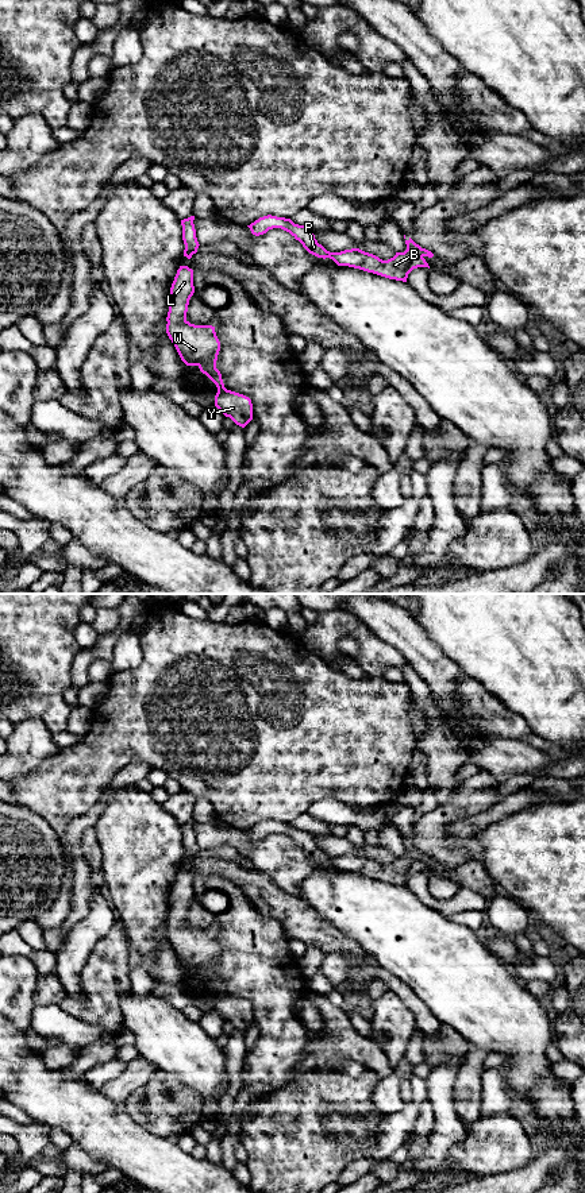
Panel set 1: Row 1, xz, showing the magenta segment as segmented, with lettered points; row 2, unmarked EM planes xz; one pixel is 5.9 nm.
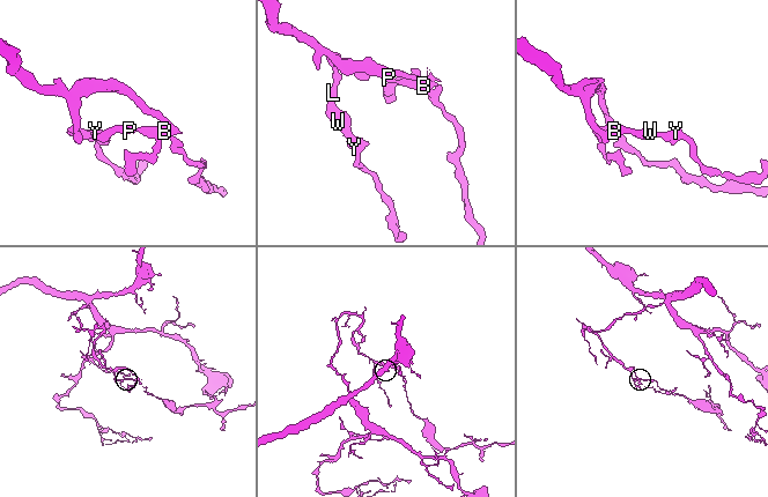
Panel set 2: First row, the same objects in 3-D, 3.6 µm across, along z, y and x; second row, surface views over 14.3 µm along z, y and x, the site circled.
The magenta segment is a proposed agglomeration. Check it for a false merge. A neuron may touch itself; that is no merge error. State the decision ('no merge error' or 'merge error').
merge error

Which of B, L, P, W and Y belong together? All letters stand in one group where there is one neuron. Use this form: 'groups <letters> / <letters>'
groups B P / L W Y

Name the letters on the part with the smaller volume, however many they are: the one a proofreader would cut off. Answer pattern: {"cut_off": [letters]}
{"cut_off": ["B", "P"]}

